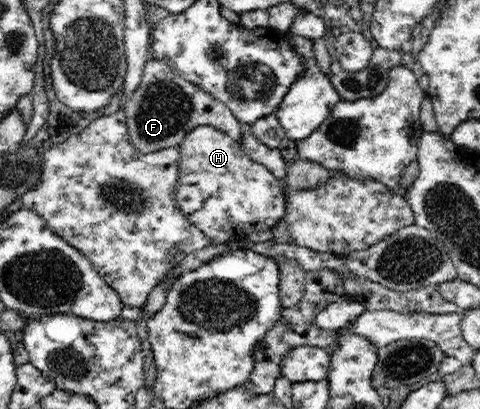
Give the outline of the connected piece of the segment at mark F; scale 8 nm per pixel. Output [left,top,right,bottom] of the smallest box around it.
[122,58,245,154]

